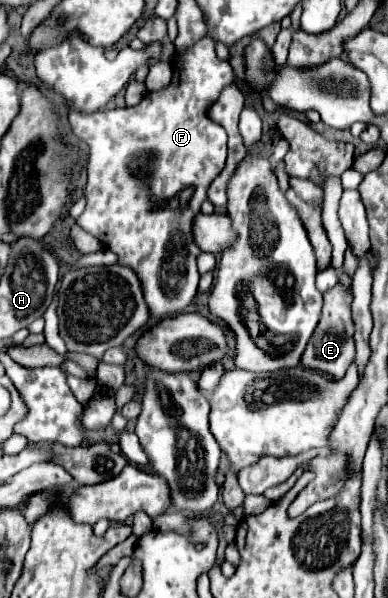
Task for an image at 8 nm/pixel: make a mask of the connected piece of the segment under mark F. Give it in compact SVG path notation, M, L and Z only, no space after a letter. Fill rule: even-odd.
M202 38L186 48L182 54L172 58L170 84L158 92L148 92L140 100L140 104L116 110L100 110L94 114L70 112L68 116L72 132L90 148L86 166L88 184L84 188L86 208L76 224L92 236L100 238L112 252L116 252L118 264L130 266L138 272L148 308L154 316L158 316L158 320L186 308L198 288L200 274L196 268L196 256L200 254L200 250L190 236L190 224L192 218L198 214L200 204L206 200L208 186L222 172L226 160L226 132L220 124L208 118L208 108L218 100L222 88L232 82L232 66L216 56L214 42L210 38ZM134 160L154 160L154 176L150 176L150 180L144 180L148 178L148 166L144 168L146 172L142 176L142 164L130 168ZM186 188L192 190L192 196L184 208L178 208L176 198Z

